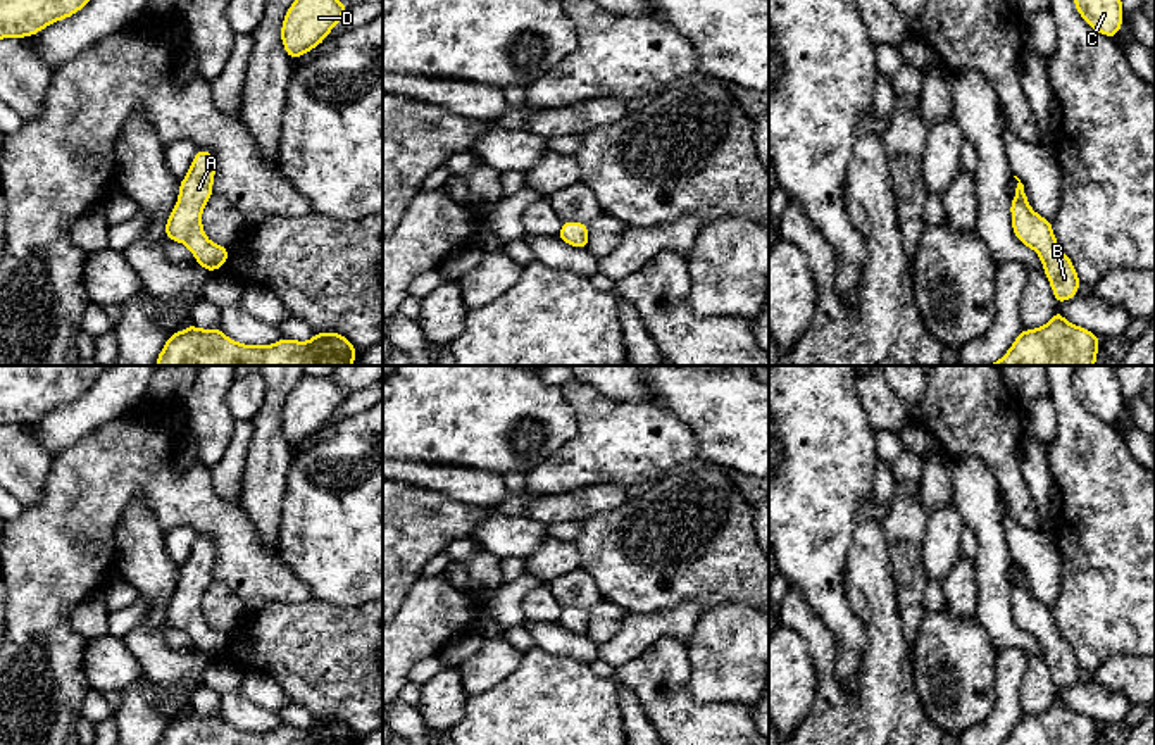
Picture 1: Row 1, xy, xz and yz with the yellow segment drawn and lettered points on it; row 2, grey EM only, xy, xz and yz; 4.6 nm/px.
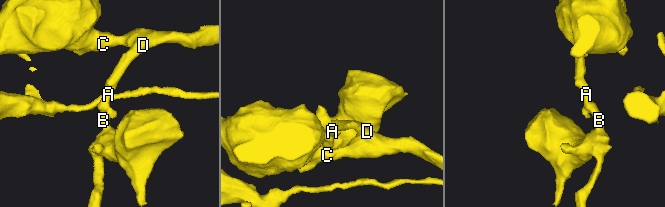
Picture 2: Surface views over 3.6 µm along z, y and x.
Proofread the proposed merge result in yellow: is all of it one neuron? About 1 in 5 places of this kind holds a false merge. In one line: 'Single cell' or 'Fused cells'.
Single cell

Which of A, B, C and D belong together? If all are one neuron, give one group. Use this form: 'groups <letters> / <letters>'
groups A B C D

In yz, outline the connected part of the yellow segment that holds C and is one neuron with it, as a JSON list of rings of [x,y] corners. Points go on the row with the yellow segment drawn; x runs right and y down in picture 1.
[[[1074,0],[1079,16],[1098,33],[1115,38],[1122,21],[1122,0]]]

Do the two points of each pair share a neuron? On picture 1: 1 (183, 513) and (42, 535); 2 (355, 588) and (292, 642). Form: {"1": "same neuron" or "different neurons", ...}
{"1": "same neuron", "2": "different neurons"}

